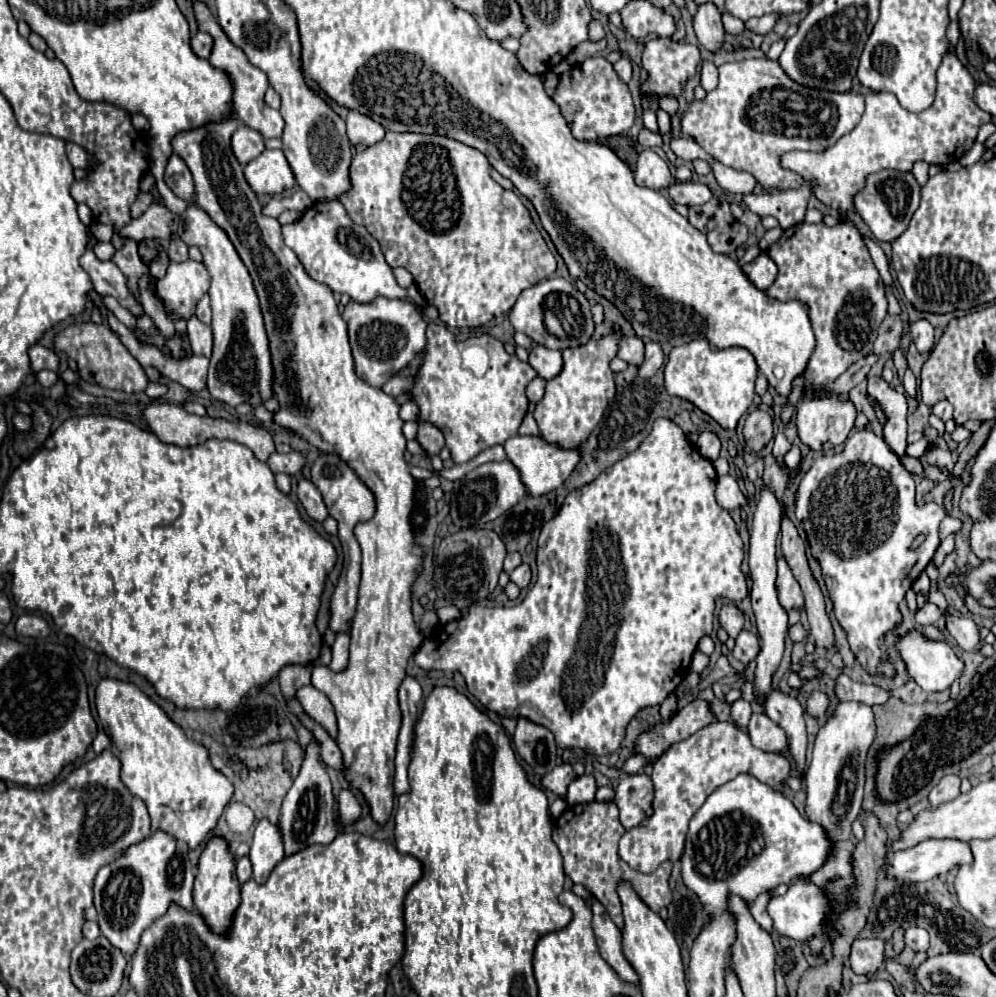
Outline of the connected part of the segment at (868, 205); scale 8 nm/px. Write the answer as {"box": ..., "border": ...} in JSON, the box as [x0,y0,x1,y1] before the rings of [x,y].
{"box":[855,169,921,243],"border":[[[885,169],[875,175],[869,175],[865,189],[855,197],[855,209],[861,215],[861,219],[869,225],[869,229],[879,241],[889,243],[893,243],[897,237],[901,237],[901,233],[905,233],[919,203],[921,203],[921,185],[917,183],[915,175],[911,171],[901,173],[895,169]]]}

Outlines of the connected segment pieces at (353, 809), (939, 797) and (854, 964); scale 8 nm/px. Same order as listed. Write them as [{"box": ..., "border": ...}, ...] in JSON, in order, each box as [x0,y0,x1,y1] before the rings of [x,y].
[{"box":[337,789,361,825],"border":[[[343,789],[339,799],[337,799],[337,813],[339,813],[339,823],[347,825],[353,823],[361,815],[361,805],[351,789]]]},{"box":[929,775,961,807],"border":[[[947,775],[943,777],[943,781],[929,793],[929,801],[931,801],[931,807],[937,807],[937,805],[943,805],[947,801],[953,801],[961,791],[959,791],[959,783],[961,779],[957,775]]]},{"box":[851,937,885,977],"border":[[[877,937],[873,939],[857,939],[851,945],[851,969],[857,975],[871,977],[885,961],[885,943]]]}]

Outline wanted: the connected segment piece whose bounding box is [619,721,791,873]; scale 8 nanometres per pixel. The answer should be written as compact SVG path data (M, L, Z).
M733 721L709 723L689 739L671 745L653 765L653 813L639 827L625 831L619 841L621 859L641 873L653 873L665 859L679 861L691 815L705 803L713 789L731 781L739 773L749 773L761 783L783 791L783 785L791 775L791 763L783 753L765 753L753 747L749 733L745 729L737 729Z

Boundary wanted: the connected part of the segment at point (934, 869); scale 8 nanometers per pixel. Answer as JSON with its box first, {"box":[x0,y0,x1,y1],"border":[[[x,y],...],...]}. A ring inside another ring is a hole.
{"box":[885,839,973,883],"border":[[[929,839],[921,841],[921,845],[915,845],[913,849],[891,853],[889,867],[885,871],[895,879],[919,883],[945,875],[953,867],[969,861],[973,861],[969,843],[953,839]]]}

